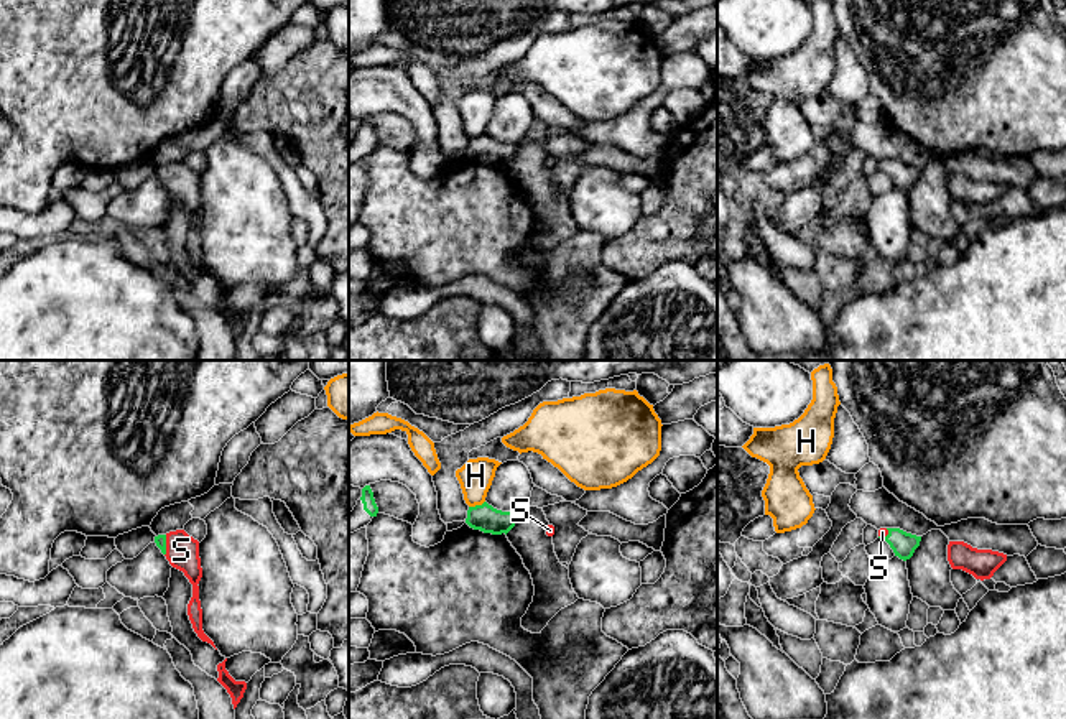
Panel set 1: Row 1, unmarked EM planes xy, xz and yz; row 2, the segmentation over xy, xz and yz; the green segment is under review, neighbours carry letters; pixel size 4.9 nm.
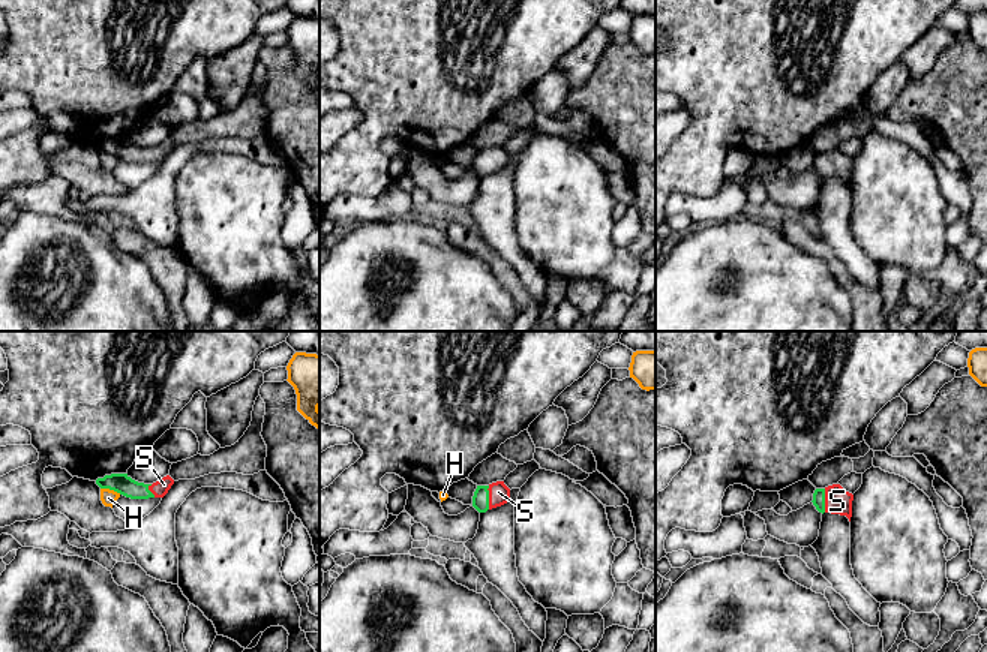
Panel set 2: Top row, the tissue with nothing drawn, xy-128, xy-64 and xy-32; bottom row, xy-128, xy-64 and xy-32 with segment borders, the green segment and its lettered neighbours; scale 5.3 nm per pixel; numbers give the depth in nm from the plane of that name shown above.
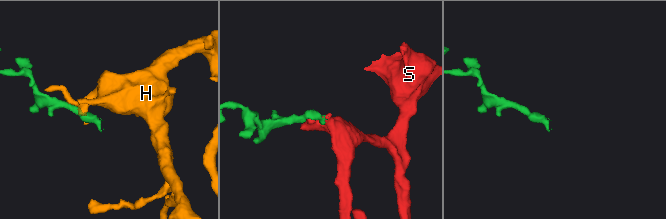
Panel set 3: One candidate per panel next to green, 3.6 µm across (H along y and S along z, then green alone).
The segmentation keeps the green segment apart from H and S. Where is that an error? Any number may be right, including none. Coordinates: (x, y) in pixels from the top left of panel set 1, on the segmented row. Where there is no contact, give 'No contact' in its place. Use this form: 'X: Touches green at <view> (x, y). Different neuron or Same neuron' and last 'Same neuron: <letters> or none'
H: Touches green at xz (476, 505). Different neuron
S: Touches green at xy (165, 545). Same neuron
Same neuron: S

